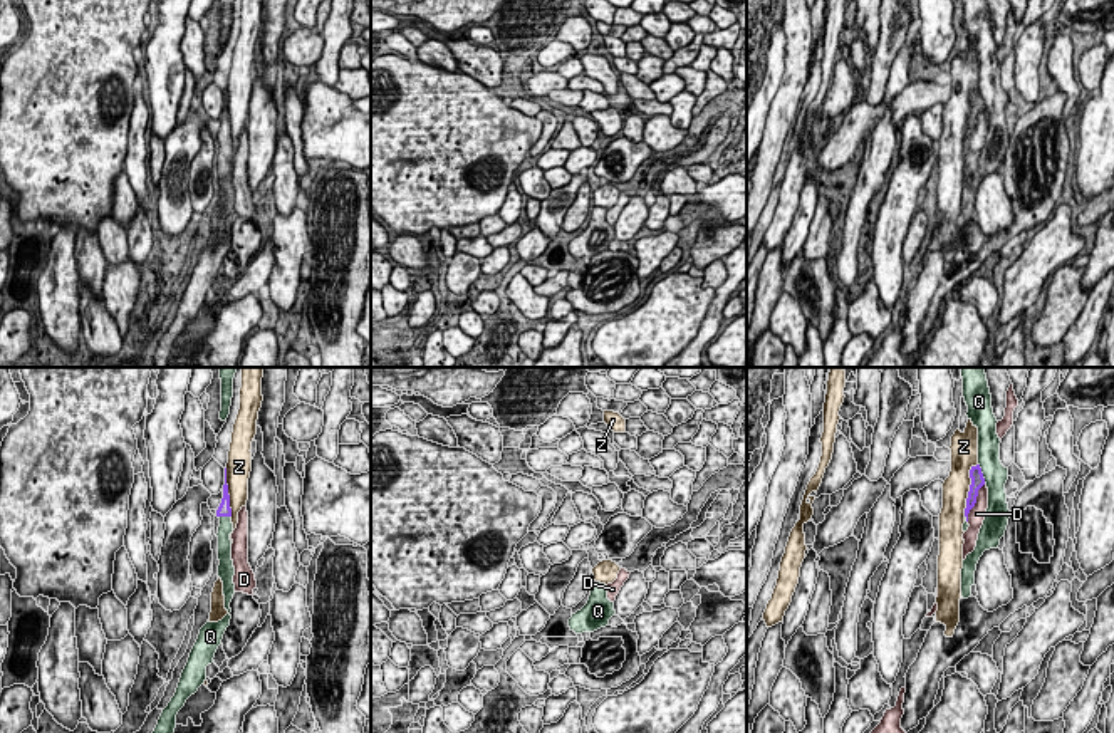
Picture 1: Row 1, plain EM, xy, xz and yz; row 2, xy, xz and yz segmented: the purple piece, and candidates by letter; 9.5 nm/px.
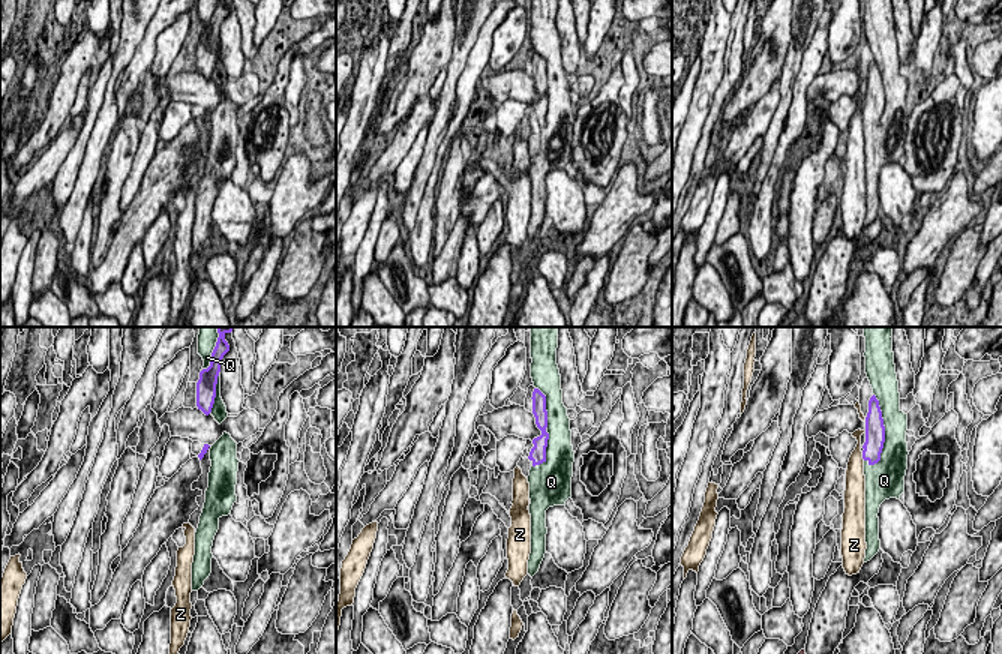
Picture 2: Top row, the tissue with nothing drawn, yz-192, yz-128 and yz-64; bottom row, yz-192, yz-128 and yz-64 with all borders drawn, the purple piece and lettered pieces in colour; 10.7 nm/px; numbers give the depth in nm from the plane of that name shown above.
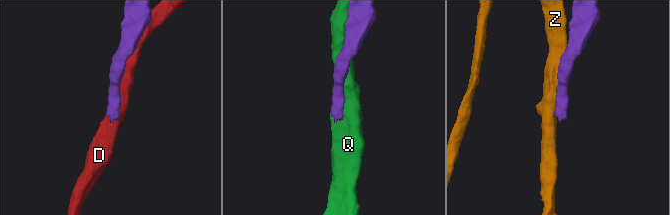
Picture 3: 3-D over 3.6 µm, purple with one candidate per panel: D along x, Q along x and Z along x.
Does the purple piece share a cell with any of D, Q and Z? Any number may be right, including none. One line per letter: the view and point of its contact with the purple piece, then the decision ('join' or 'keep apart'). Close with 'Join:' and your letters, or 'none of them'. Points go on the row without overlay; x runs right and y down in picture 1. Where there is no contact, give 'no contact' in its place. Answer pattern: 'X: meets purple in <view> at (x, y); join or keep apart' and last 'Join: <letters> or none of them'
D: meets purple in yz at (975, 126); keep apart
Q: meets purple in yz at (982, 98); join
Z: meets purple in yz at (970, 114); keep apart
Join: Q

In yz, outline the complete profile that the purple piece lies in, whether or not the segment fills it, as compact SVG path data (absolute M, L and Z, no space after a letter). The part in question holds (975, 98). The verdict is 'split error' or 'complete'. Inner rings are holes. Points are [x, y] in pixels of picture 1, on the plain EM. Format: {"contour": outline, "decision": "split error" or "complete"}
{"contour": "M961 0L963 22L968 30L968 44L978 52L978 89L970 94L970 116L965 133L963 156L968 154L968 138L976 127L978 114L988 112L988 133L978 158L976 171L963 185L961 193L961 221L971 221L975 208L975 195L985 174L998 173L1000 163L1005 159L1010 134L1007 127L1005 107L1008 92L1000 86L1000 62L997 59L997 42L992 32L992 18L986 0Z", "decision": "split error"}

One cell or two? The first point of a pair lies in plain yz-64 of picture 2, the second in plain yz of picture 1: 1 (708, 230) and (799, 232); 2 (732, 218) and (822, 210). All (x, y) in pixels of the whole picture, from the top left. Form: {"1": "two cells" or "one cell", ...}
{"1": "one cell", "2": "one cell"}

